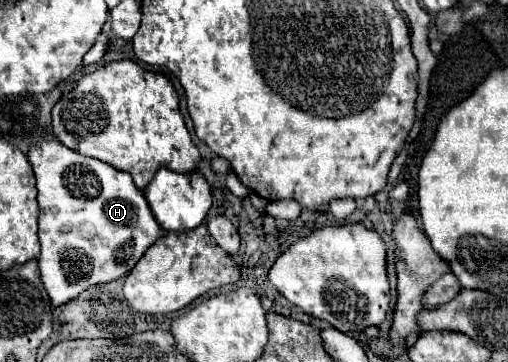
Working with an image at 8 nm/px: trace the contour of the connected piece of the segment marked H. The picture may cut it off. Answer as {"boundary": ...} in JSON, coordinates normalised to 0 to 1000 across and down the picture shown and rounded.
{"boundary":[[[108,378],[65,395],[53,439],[77,528],[77,749],[100,848],[144,831],[179,787],[246,765],[321,649],[281,528],[262,511],[254,478],[230,472],[195,439],[156,428]]]}

